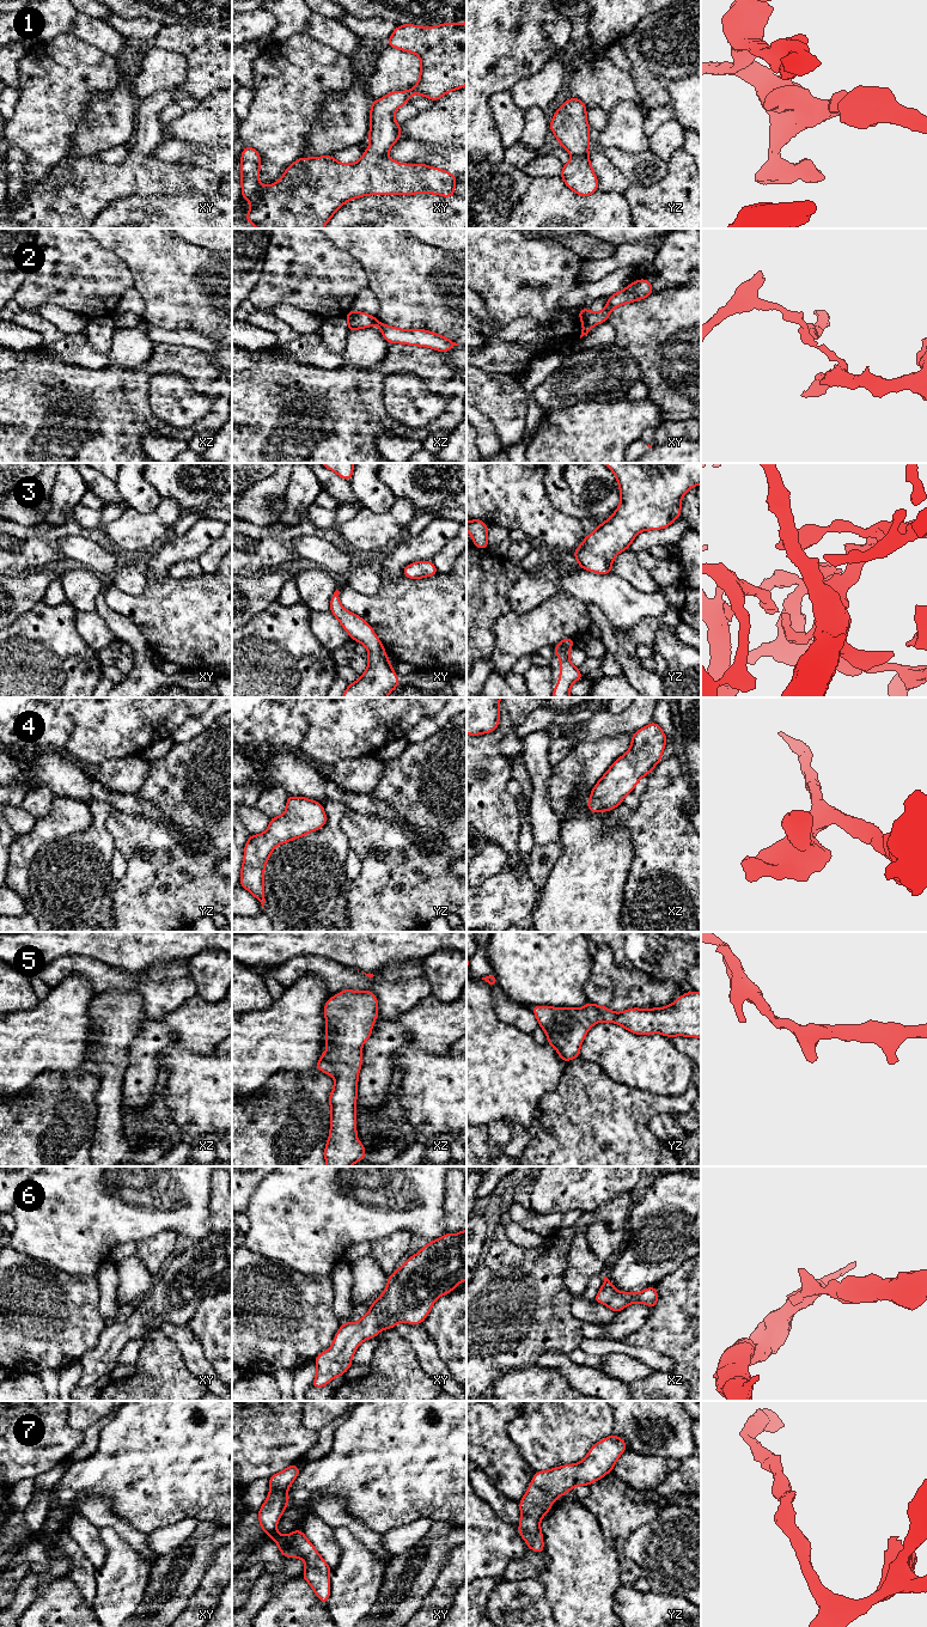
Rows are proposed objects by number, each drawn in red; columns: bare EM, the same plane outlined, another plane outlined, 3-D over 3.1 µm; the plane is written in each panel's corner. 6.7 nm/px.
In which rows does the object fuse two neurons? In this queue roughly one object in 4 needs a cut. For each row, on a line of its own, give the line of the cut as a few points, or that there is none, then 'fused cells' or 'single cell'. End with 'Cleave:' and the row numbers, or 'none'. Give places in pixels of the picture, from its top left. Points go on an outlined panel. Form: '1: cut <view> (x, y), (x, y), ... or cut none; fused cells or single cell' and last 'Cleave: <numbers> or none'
1: cut none; single cell
2: cut xz (348, 320), (363, 327); fused cells
3: cut none; single cell
4: cut none; single cell
5: cut none; single cell
6: cut none; single cell
7: cut none; single cell
Cleave: 2

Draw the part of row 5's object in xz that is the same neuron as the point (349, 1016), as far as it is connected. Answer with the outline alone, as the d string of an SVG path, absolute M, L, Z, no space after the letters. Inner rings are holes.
M343 989L327 1000L324 1017L328 1049L315 1068L335 1079L329 1096L330 1134L324 1158L327 1166L352 1166L366 1156L365 1146L358 1141L355 1104L361 1047L378 1017L377 997L372 991Z

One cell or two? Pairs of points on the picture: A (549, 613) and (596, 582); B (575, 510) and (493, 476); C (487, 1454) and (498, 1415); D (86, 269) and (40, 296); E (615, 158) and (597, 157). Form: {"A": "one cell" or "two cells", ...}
{"A": "two cells", "B": "two cells", "C": "one cell", "D": "one cell", "E": "two cells"}

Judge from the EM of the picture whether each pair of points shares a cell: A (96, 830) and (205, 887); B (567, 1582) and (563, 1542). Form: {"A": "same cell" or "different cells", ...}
{"A": "different cells", "B": "same cell"}

